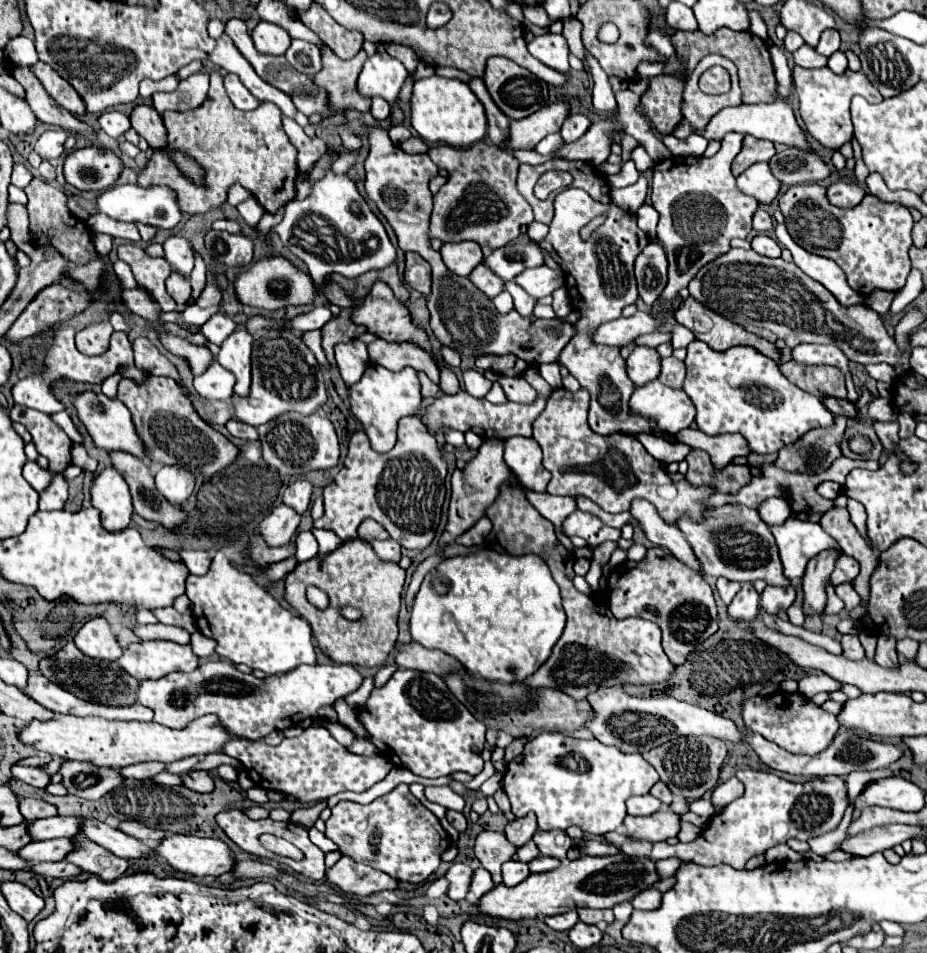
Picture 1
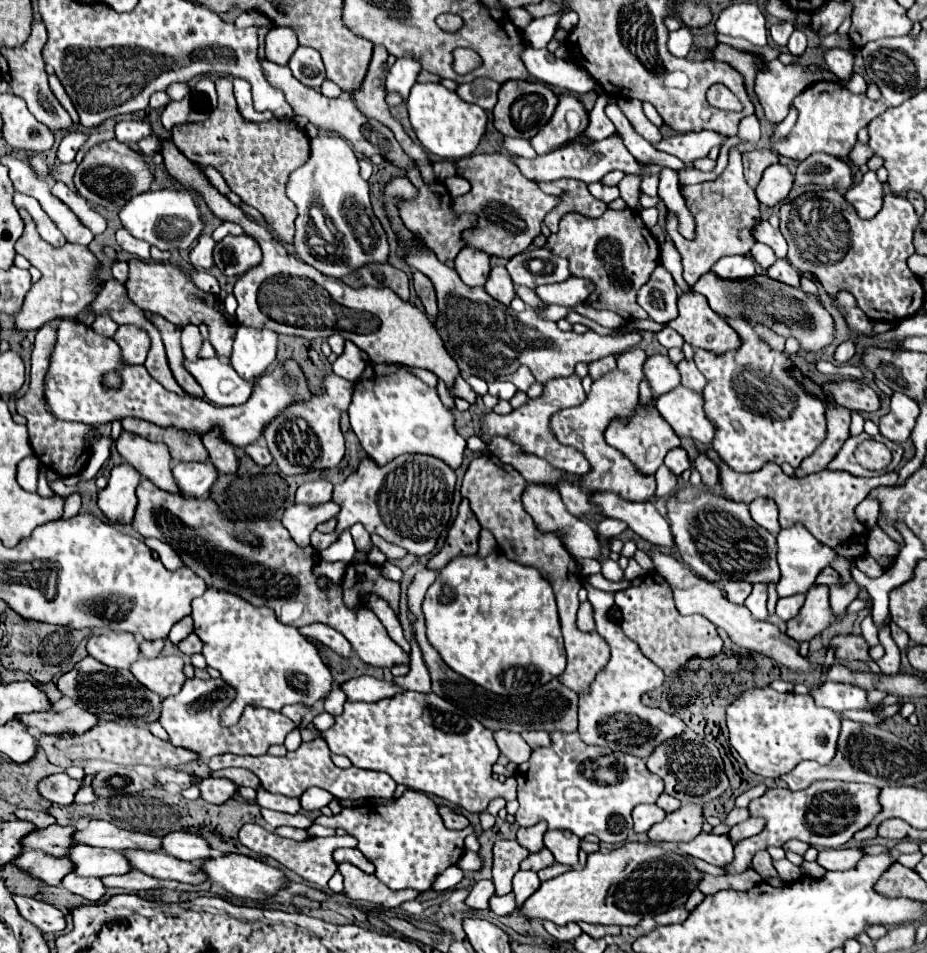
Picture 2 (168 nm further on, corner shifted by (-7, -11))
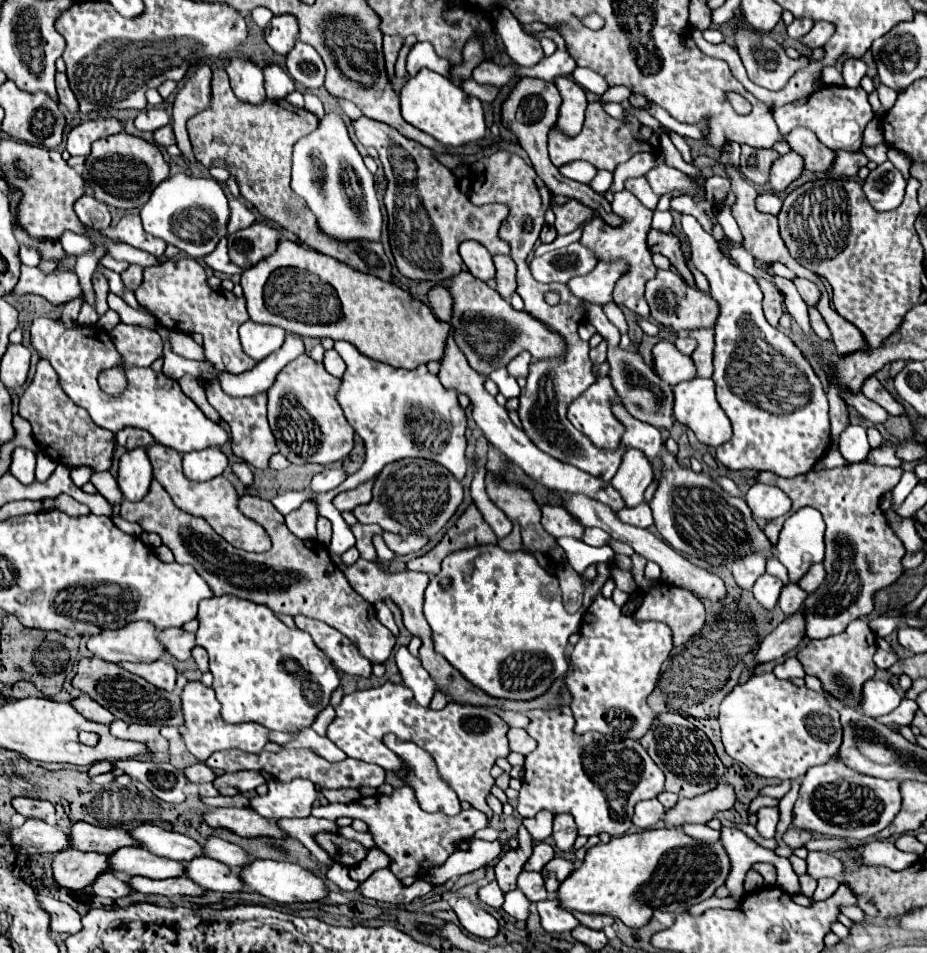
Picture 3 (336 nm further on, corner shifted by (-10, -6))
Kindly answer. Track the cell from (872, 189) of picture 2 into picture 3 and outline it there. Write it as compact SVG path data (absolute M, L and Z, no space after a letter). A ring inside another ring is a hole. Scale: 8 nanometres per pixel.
M890 161L872 169L866 177L862 191L876 211L888 211L902 203L906 181Z

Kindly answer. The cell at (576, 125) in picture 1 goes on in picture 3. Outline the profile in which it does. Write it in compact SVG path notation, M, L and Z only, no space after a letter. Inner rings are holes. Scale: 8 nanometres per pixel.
M610 87L602 97L600 97L600 103L606 105L606 103L622 103L630 97L630 91L626 91L626 87Z

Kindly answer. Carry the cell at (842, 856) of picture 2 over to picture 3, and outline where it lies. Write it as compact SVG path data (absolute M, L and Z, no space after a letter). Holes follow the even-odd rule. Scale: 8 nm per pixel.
M812 851L806 861L808 861L808 873L814 879L820 879L820 877L834 877L834 879L838 879L844 873L844 863L832 853Z

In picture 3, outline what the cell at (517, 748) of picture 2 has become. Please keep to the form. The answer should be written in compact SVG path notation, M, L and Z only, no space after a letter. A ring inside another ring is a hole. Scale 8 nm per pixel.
M508 729L508 741L510 741L510 749L520 753L520 755L528 755L536 749L536 741L524 731L524 729Z

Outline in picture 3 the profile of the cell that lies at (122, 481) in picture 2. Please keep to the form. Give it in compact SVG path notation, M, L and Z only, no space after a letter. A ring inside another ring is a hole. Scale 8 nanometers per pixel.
M136 447L120 457L118 487L126 501L140 501L150 487L152 465L148 461L146 449Z

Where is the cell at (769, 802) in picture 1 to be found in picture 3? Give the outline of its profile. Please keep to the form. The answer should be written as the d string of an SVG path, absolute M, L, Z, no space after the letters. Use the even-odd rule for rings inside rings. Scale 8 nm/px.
M832 759L824 765L812 767L806 771L800 785L798 801L792 809L792 829L810 831L812 835L840 837L848 841L862 841L882 831L892 823L900 811L900 791L898 781L874 779L860 775L840 761Z

